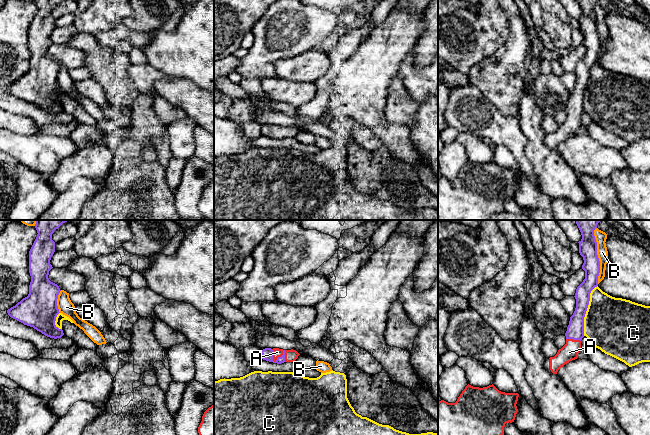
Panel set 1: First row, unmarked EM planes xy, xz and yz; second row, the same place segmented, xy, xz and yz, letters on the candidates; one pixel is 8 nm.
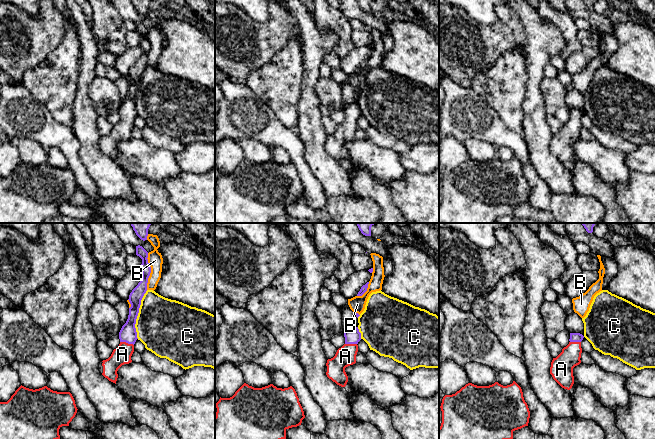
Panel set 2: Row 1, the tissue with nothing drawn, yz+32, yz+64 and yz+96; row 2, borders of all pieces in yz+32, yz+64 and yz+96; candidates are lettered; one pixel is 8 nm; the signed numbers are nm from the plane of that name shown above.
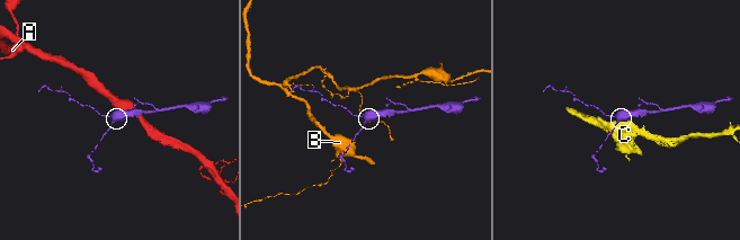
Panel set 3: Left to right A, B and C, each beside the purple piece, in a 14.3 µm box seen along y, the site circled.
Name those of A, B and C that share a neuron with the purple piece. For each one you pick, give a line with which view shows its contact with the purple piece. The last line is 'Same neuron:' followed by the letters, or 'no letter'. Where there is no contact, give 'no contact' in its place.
A: meets purple in xz
Same neuron: A

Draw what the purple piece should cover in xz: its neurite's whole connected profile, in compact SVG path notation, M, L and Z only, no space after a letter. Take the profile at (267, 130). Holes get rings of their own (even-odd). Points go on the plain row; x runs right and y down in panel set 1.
M265 124L261 126L263 136L281 140L284 138L294 138L300 130L296 126L283 126L279 124Z

